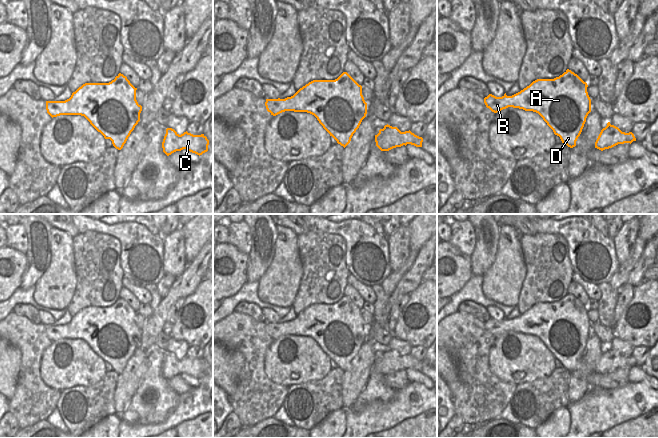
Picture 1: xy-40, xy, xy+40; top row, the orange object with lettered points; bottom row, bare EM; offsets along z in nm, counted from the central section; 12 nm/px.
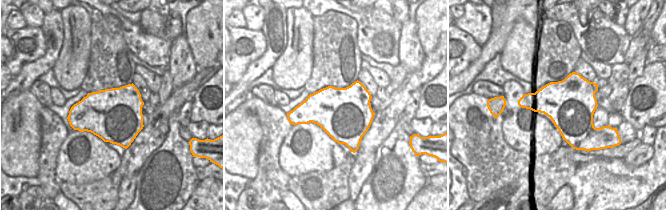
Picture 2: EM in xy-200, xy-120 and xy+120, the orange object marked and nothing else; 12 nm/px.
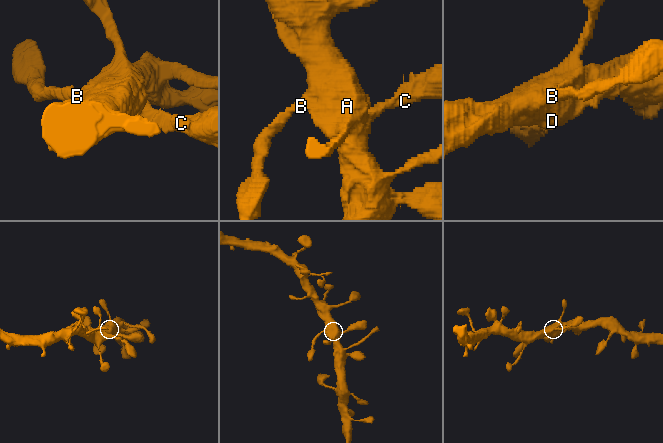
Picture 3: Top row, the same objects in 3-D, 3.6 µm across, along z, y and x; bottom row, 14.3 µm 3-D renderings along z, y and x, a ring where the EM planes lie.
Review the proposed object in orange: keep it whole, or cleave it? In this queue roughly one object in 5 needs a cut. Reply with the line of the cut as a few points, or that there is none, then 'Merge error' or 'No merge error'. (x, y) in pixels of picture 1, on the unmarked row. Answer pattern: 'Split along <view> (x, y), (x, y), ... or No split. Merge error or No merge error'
No split. No merge error

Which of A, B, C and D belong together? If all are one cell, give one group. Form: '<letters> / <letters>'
A B C D

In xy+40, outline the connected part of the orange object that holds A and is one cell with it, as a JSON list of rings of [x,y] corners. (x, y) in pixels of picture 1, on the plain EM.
[[[567,293],[554,303],[537,303],[512,320],[489,318],[484,327],[494,337],[508,331],[538,337],[562,367],[573,372],[591,336],[587,311],[586,306]]]

